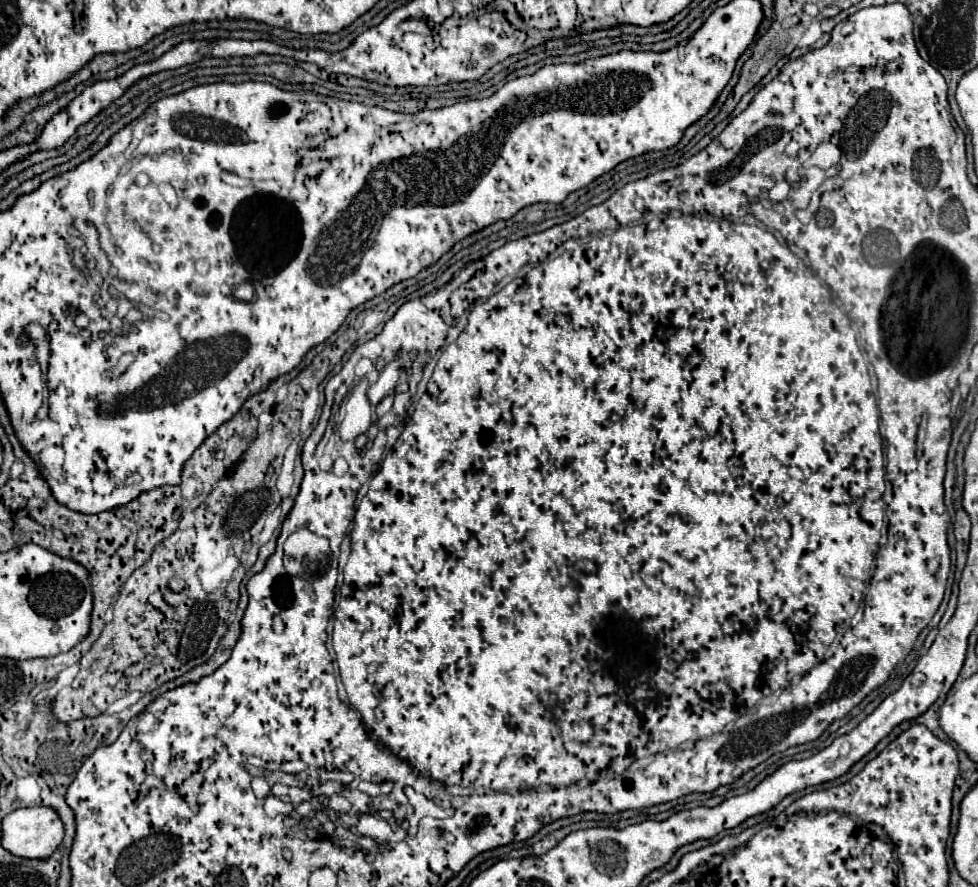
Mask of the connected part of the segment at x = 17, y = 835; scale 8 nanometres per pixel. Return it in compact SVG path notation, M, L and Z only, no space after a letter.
M44 805L16 809L10 815L6 815L2 823L4 849L12 851L14 855L28 857L28 859L46 859L62 843L62 837L64 837L64 823L60 821L60 815L56 813L56 809L44 807Z

